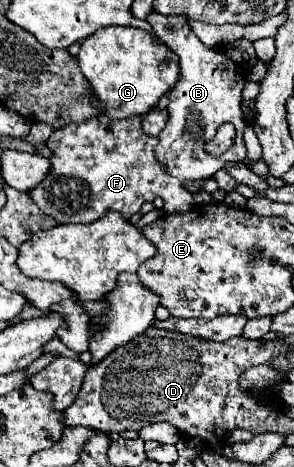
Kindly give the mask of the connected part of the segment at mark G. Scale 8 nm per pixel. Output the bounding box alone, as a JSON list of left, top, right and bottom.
[78,26,180,118]

